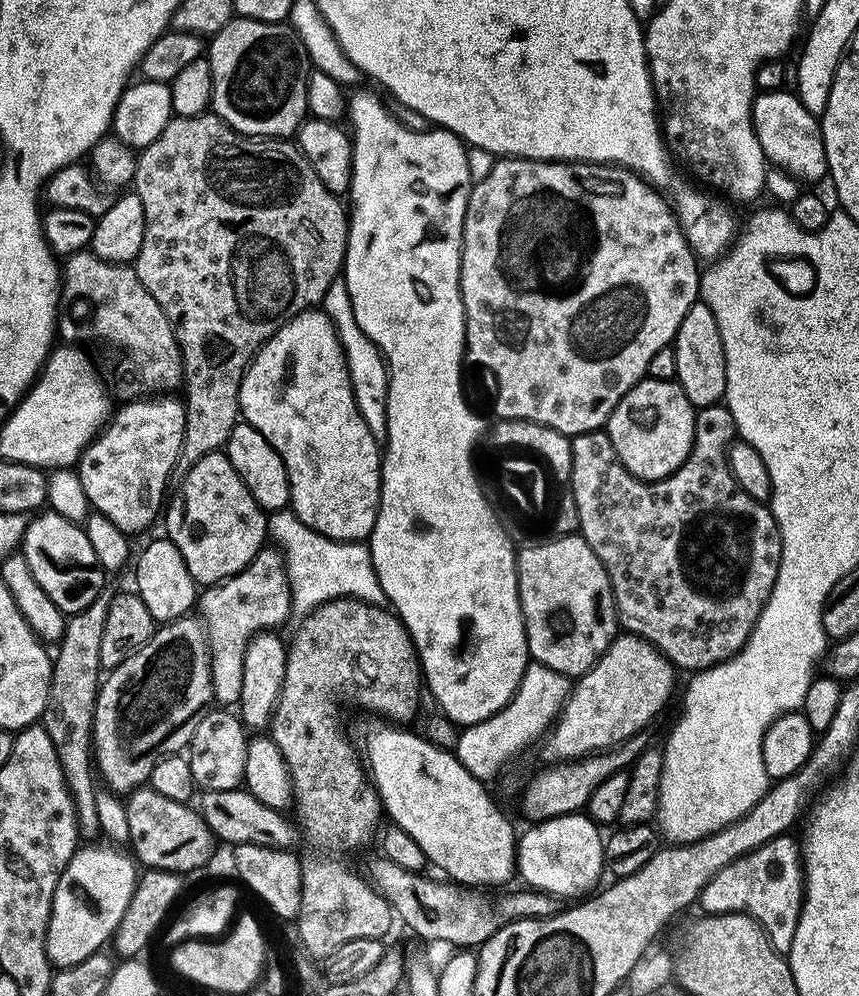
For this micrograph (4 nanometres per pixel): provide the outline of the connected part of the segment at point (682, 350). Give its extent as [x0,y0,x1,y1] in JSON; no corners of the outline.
[674,302,726,409]

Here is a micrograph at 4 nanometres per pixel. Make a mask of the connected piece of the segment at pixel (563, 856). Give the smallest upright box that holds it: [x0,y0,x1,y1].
[516,812,605,900]

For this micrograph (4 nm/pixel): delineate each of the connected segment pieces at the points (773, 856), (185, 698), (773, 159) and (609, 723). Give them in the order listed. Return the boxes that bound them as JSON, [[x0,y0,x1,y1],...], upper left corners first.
[[698,834,804,954],[92,614,213,794],[752,91,828,182],[543,634,677,762]]

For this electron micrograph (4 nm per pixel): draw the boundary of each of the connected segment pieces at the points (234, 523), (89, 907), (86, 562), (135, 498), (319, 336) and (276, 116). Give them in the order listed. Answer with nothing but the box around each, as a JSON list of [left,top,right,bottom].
[[162,451,268,585],[46,842,137,969],[22,510,106,614],[78,394,186,534],[240,310,382,542],[206,18,310,138]]

